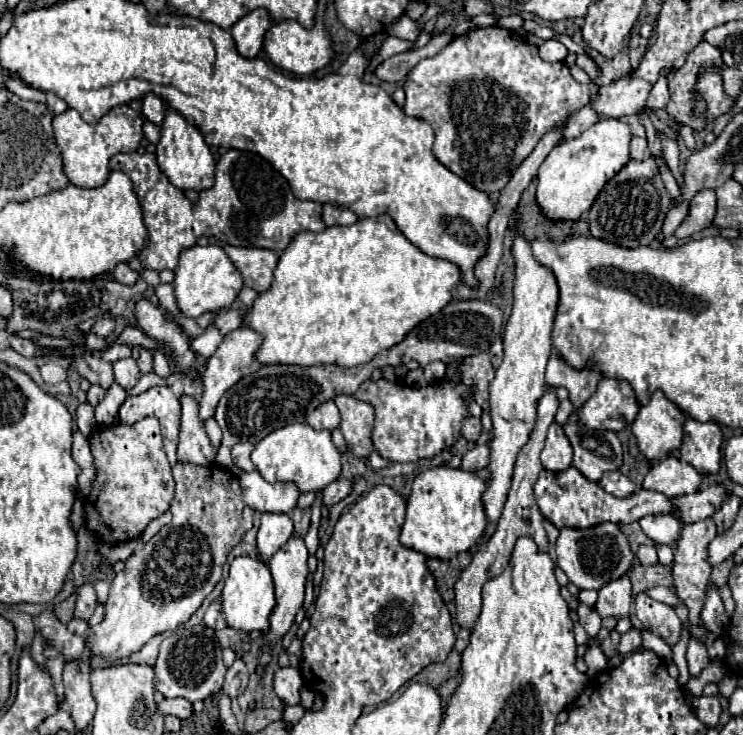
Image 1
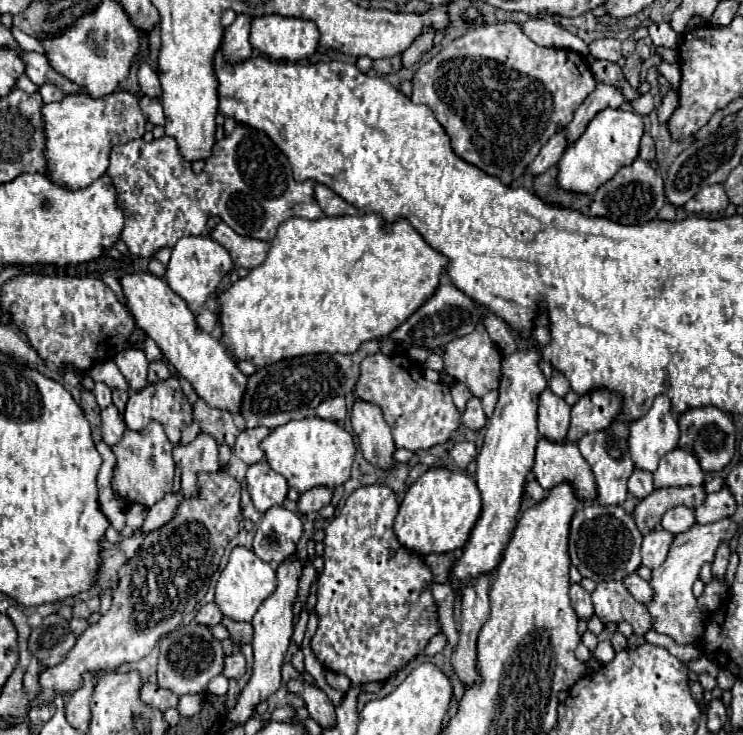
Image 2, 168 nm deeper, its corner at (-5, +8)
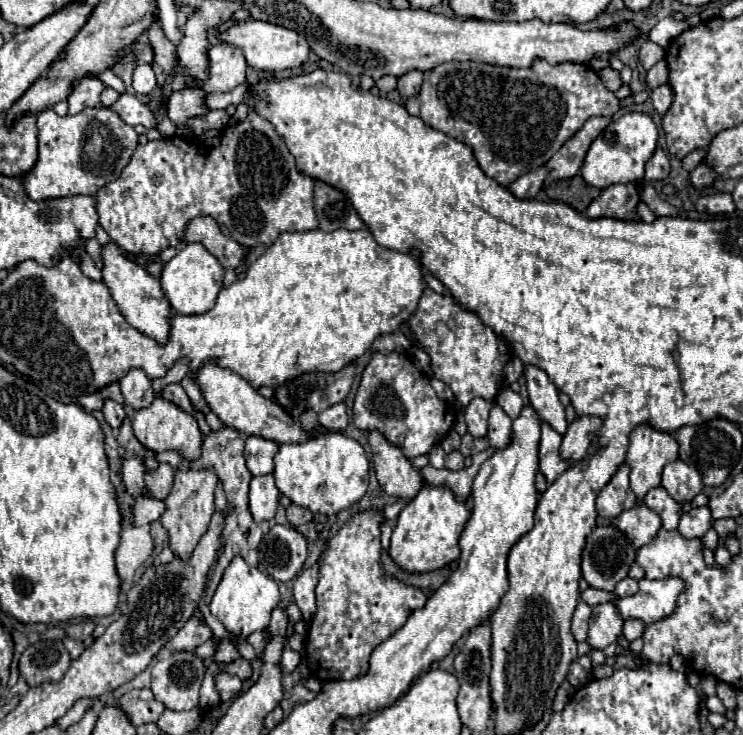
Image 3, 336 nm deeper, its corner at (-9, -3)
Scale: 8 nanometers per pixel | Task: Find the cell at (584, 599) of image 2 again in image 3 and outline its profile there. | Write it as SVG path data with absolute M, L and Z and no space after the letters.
M578 602L576 610L574 610L574 616L572 616L572 634L578 642L586 640L588 638L588 622L590 622L590 616L592 616L592 608L586 604L586 602Z

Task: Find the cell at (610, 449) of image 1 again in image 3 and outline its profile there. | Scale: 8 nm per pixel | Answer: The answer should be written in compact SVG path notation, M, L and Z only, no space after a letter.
M620 464L616 474L610 478L610 482L598 492L596 510L598 510L600 518L614 520L624 510L630 510L638 504L632 488L628 484L628 476L630 476L630 466Z

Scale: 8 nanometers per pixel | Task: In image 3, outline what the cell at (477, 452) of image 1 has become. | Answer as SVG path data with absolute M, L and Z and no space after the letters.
M458 450L450 452L450 454L446 456L446 468L448 468L448 470L462 470L462 468L464 468L464 456L462 456Z

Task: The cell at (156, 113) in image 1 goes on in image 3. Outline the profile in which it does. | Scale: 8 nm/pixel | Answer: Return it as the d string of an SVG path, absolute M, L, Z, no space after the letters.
M142 64L134 68L134 90L140 96L148 96L156 90L156 74L152 70L152 66Z

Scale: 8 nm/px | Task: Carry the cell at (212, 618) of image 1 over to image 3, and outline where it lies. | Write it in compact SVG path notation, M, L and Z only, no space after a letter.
M192 616L184 624L184 628L166 644L166 648L174 648L174 650L194 650L194 648L198 648L200 644L204 644L210 638L212 638L210 626L204 620Z

